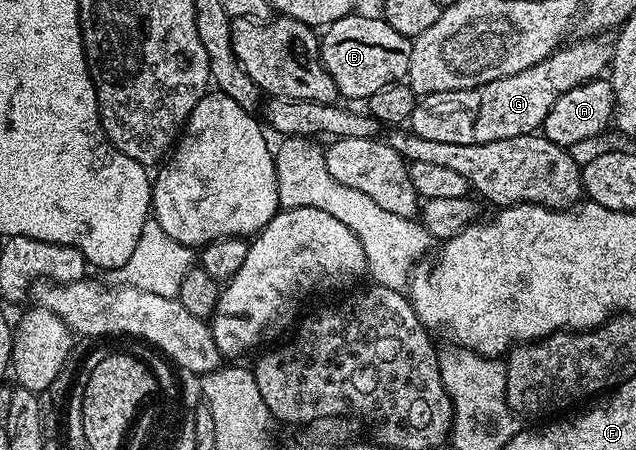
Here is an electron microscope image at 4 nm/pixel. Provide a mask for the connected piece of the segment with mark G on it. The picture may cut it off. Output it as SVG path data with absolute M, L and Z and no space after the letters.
M579 43L573 47L562 46L551 52L548 59L542 59L537 65L525 69L516 75L506 75L497 81L482 83L464 91L438 91L424 95L416 102L409 120L409 127L414 134L429 137L429 141L441 141L453 145L477 145L489 141L501 141L518 135L529 135L538 132L545 121L545 113L553 109L553 101L569 89L578 87L598 78L609 67L609 51L599 45Z

